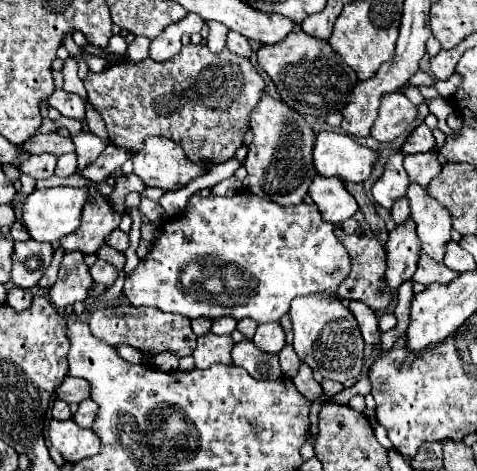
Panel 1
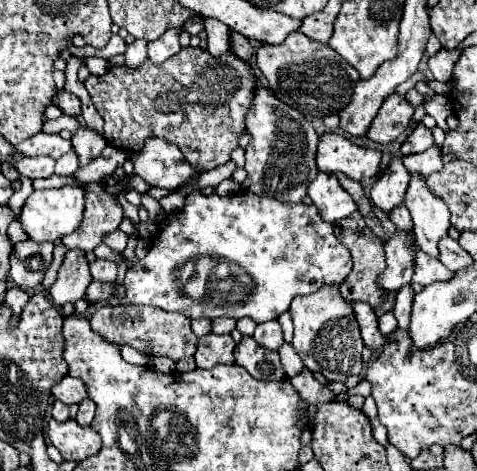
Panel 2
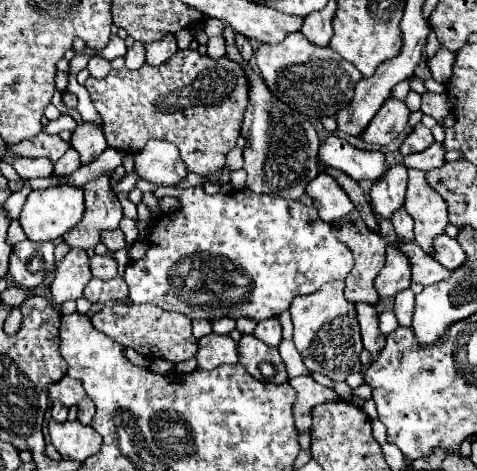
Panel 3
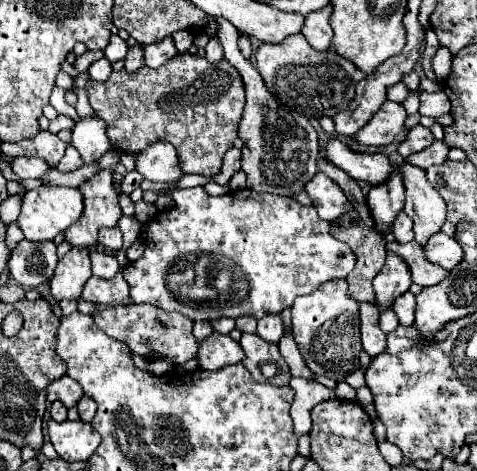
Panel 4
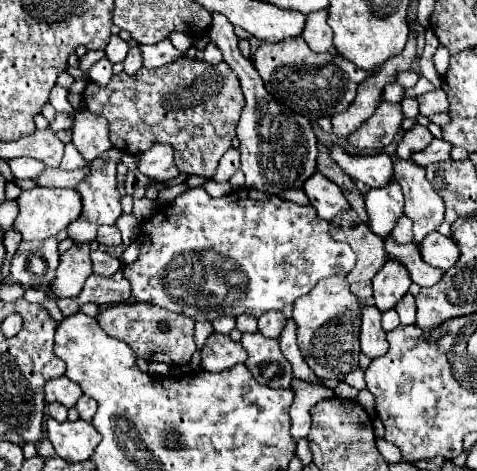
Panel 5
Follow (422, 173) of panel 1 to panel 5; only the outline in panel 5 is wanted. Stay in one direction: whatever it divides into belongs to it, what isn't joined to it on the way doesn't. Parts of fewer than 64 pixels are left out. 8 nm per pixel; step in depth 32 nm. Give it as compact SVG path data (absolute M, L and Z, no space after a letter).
M432 140L432 144L416 154L410 156L410 160L414 164L420 164L422 168L426 168L428 164L434 164L434 162L442 162L442 160L448 160L450 158L450 150L452 146L444 140Z

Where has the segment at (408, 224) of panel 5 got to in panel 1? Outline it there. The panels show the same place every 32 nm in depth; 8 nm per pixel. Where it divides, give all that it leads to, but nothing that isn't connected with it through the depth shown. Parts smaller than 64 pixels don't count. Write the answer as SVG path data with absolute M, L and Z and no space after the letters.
M402 196L400 200L396 200L396 204L392 206L392 218L396 220L396 224L402 224L408 220L408 214L410 214L410 208L408 208L408 198Z

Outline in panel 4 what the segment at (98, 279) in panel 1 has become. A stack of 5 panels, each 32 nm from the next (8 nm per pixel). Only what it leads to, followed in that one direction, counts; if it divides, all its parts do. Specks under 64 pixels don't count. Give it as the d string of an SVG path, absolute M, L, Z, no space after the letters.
M92 252L92 274L100 278L112 278L118 272L118 262L112 254L102 254L102 252Z

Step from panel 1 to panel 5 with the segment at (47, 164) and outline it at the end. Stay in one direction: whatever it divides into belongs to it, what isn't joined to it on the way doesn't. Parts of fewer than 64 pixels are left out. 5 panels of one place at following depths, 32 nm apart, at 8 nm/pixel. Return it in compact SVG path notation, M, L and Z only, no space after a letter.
M12 158L12 160L8 160L8 164L10 164L12 174L20 180L36 178L46 168L44 164L40 164L40 160L32 160L32 158Z

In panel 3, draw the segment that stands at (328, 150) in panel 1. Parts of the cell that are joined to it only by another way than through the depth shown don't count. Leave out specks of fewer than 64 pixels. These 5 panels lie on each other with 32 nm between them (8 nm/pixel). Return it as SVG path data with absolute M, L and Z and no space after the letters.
M332 134L320 144L318 162L322 168L336 168L352 180L378 180L386 172L384 154L380 150L360 150L344 138Z

